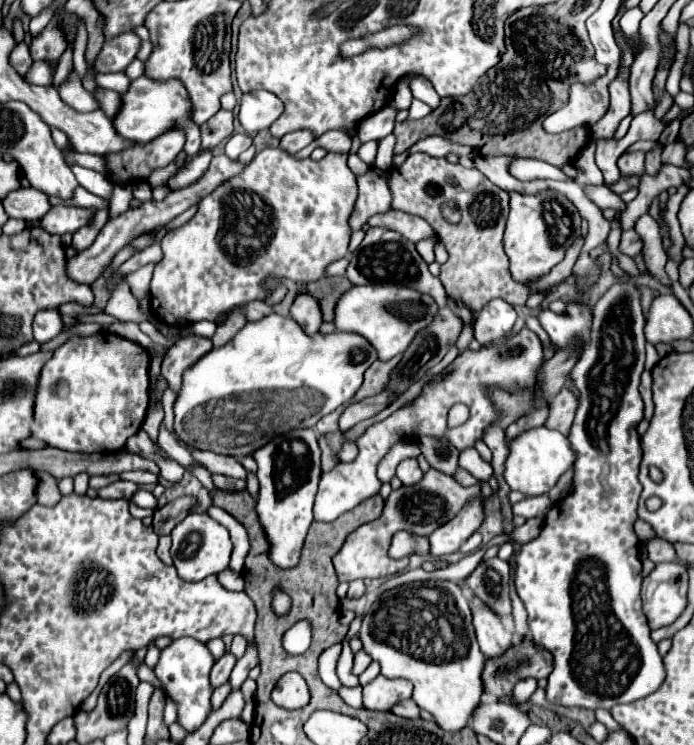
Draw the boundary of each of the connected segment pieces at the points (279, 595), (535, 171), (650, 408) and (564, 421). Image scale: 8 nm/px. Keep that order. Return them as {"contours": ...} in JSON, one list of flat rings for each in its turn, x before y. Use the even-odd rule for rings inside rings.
{"contours":[[[282,588,272,590,272,610,276,616,286,616,290,612,290,604,292,604,292,600]],[[518,158,510,164,510,174,518,180,532,180,532,178,550,178,550,180,560,180,560,182,572,180,562,170,558,170,546,162,524,160,524,158]],[[646,370,642,374,642,384,640,384,640,394,642,394,642,400,644,400,644,418,650,420,652,418,652,412,654,412,654,402,652,402,652,374]],[[562,388,558,392,558,396,554,396,550,400,548,408,550,408,550,416,546,420,546,428,560,430,564,436,568,436,572,420,574,420,574,412,578,408,576,396,568,388]]]}

